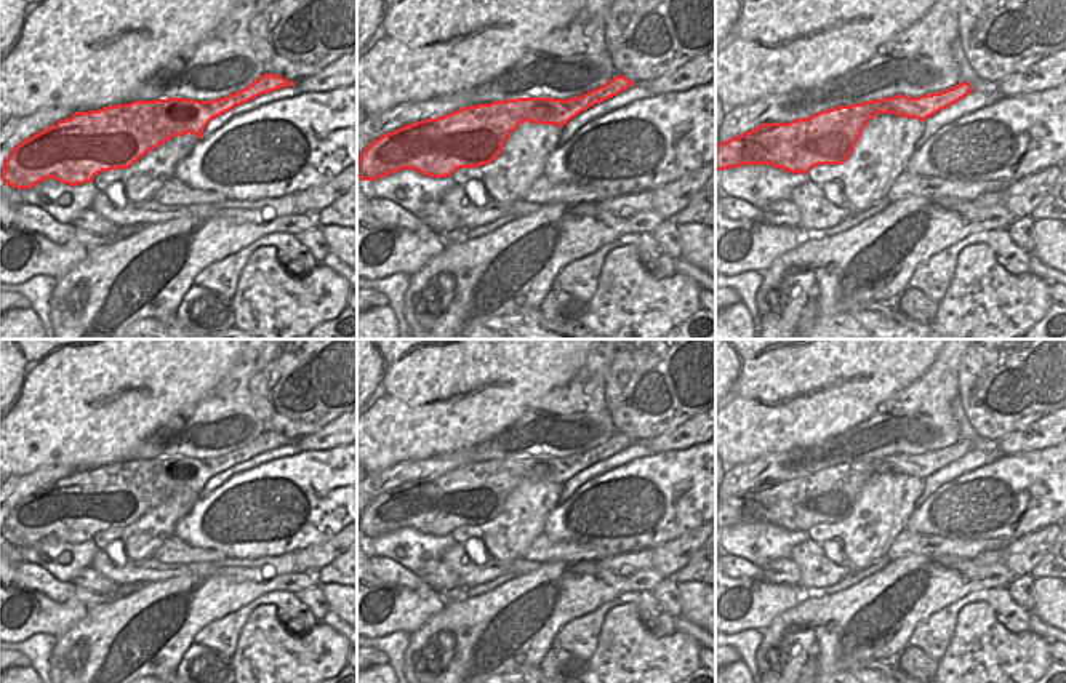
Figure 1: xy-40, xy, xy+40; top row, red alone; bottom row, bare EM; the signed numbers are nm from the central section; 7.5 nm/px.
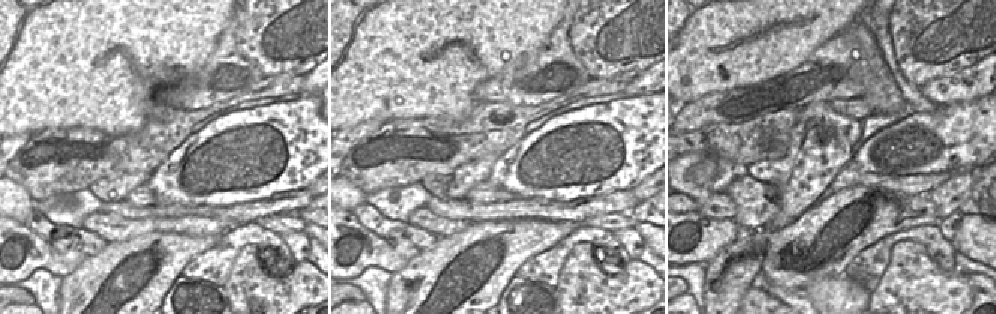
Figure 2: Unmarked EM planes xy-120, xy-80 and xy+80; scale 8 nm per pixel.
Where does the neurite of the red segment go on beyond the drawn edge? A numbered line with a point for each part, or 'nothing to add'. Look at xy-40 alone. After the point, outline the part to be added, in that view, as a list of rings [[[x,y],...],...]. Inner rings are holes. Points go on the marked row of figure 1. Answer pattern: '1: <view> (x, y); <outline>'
nothing to add

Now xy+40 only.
nothing to add

